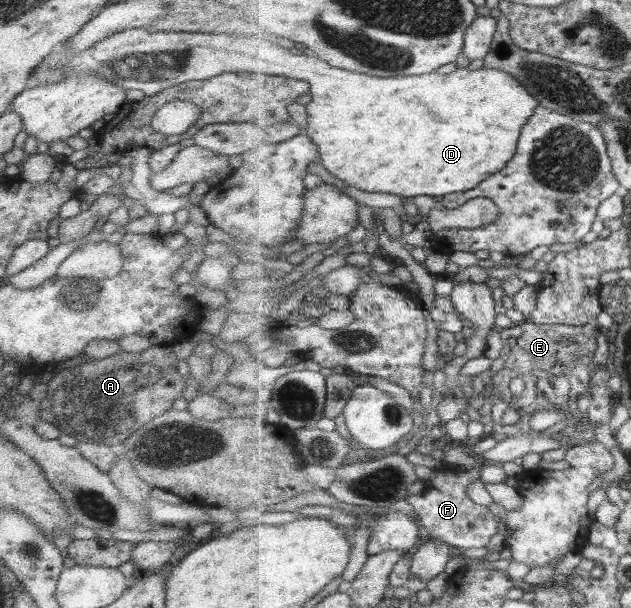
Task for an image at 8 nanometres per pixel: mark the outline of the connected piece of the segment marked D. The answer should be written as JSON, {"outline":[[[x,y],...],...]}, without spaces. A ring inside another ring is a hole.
{"outline":[[[136,27],[112,33],[73,56],[68,63],[68,42],[55,48],[32,71],[37,83],[59,83],[76,75],[97,75],[118,84],[125,90],[139,90],[146,96],[191,80],[207,80],[227,72],[269,73],[287,75],[309,81],[314,100],[308,104],[309,129],[304,133],[313,137],[319,147],[321,160],[328,172],[345,184],[371,193],[394,193],[406,198],[419,195],[447,196],[466,192],[499,174],[518,155],[517,147],[523,127],[541,107],[516,77],[500,69],[481,70],[457,68],[450,74],[439,72],[403,77],[379,77],[357,71],[333,67],[318,55],[291,53],[279,45],[255,45],[257,41],[229,37],[225,33],[195,33],[186,31],[153,31]]]}

